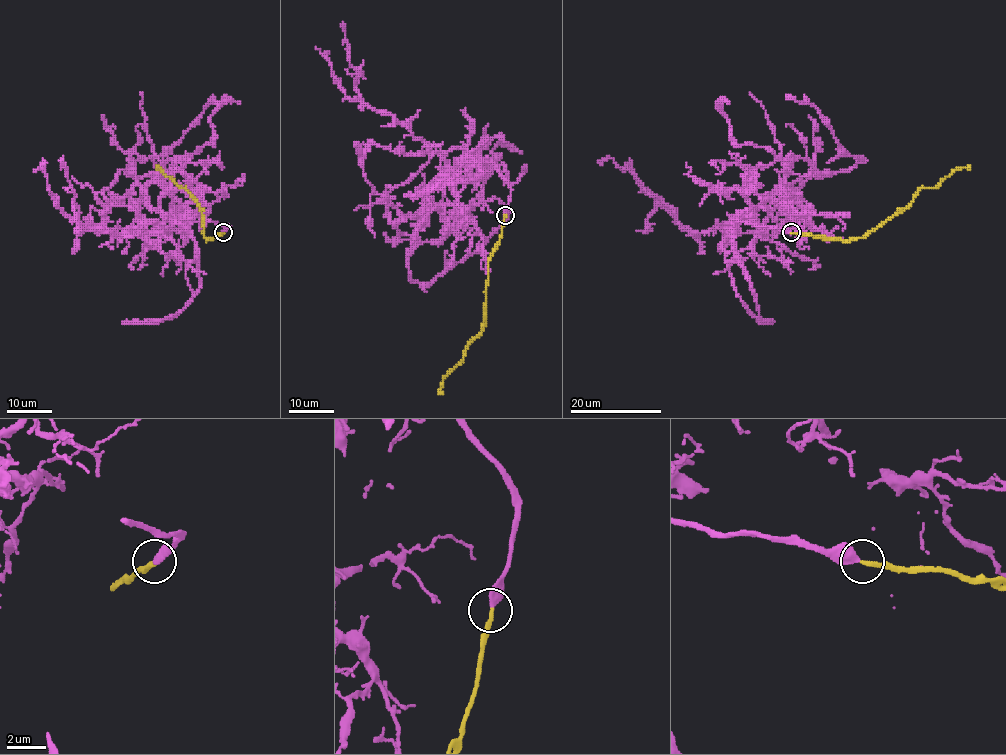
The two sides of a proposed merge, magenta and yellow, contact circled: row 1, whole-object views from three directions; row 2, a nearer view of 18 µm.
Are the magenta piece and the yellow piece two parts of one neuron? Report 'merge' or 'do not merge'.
merge

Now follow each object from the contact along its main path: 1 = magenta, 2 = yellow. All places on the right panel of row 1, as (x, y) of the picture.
1: (790, 232), (737, 220), (809, 173), (817, 177), (816, 170), (806, 159), (738, 144), (718, 110), (730, 102)
2: (791, 232), (851, 240), (862, 238), (906, 207), (920, 188), (935, 187), (957, 169), (968, 167), (967, 170)

